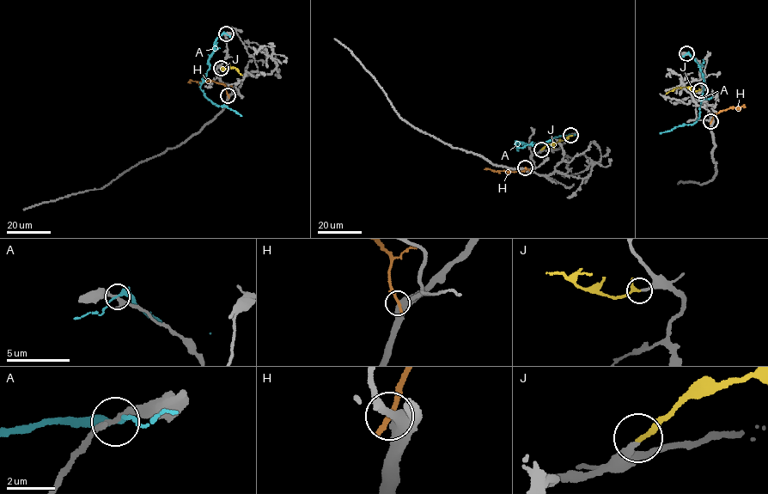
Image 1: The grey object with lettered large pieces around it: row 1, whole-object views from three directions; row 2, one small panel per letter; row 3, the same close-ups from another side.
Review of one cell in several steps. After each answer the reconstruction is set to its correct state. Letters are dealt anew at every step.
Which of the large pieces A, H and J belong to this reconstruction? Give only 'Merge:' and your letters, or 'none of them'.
Merge: J

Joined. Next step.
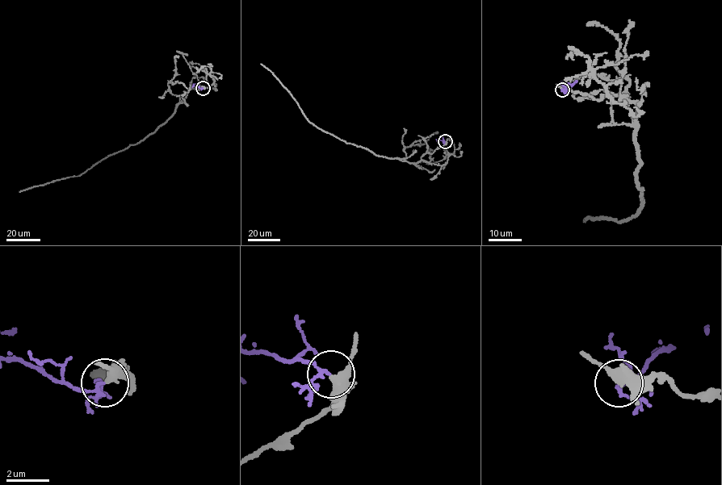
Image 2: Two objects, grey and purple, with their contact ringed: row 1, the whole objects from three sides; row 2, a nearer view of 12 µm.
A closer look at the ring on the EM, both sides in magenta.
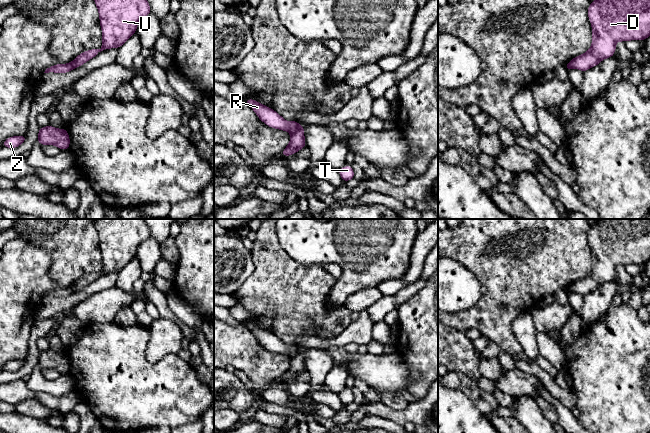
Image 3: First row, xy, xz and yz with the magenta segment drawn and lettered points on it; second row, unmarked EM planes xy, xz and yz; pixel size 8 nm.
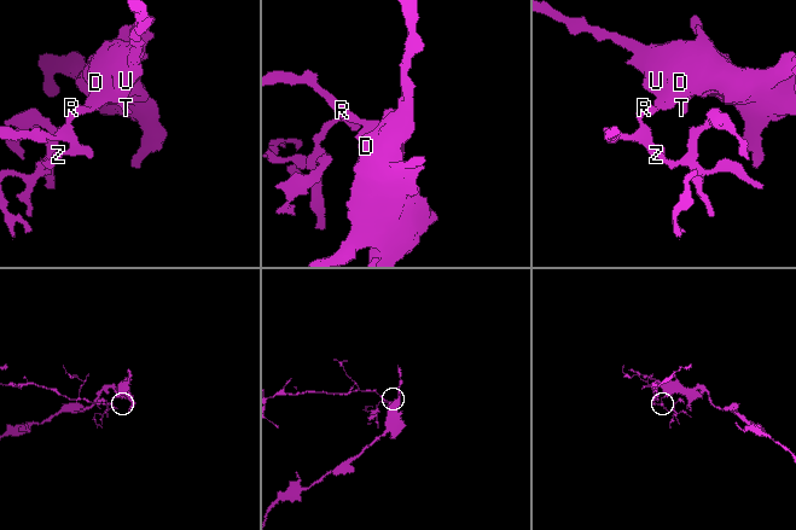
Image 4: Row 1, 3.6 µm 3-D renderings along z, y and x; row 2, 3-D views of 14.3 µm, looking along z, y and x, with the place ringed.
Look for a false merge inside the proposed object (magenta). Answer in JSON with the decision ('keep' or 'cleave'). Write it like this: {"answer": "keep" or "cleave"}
{"answer": "cleave"}

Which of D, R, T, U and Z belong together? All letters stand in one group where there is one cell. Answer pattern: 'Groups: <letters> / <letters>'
Groups: D T U / R Z

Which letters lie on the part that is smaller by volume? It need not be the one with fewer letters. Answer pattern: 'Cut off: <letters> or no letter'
Cut off: R, Z

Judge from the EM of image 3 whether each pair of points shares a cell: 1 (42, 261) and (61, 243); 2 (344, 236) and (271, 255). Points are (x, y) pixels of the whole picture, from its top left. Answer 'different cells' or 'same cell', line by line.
1: different cells
2: different cells

